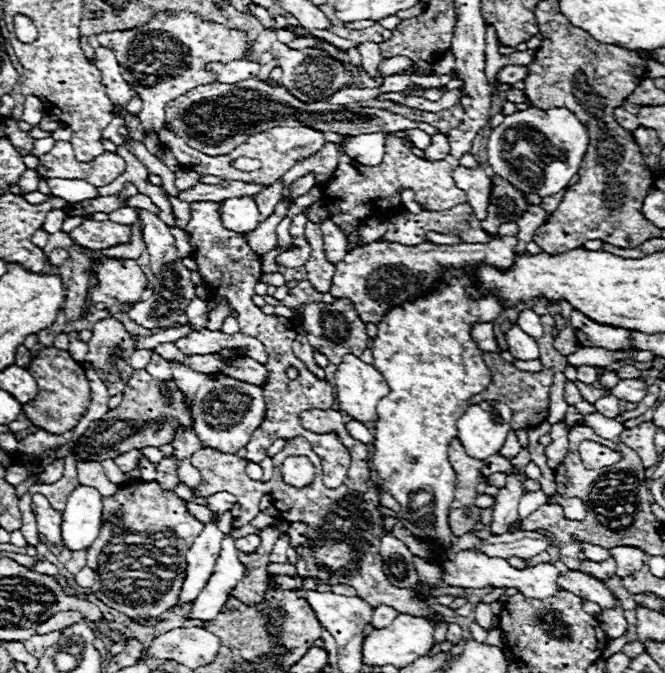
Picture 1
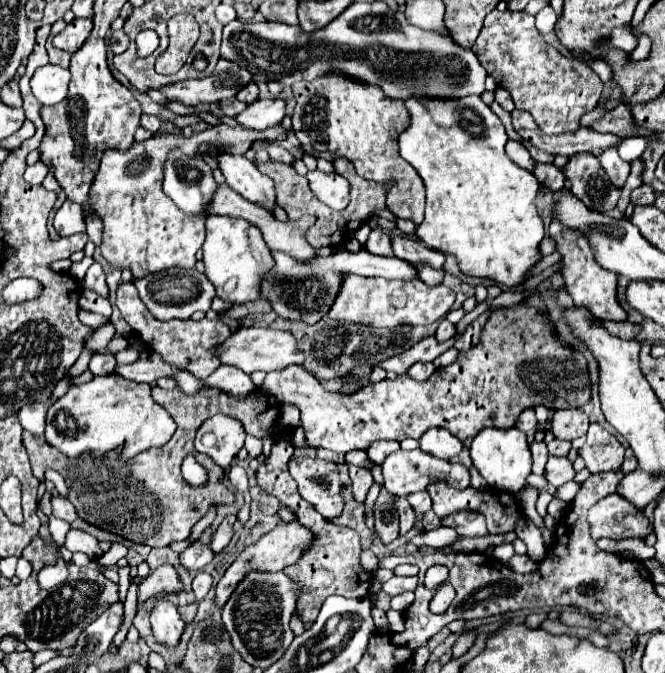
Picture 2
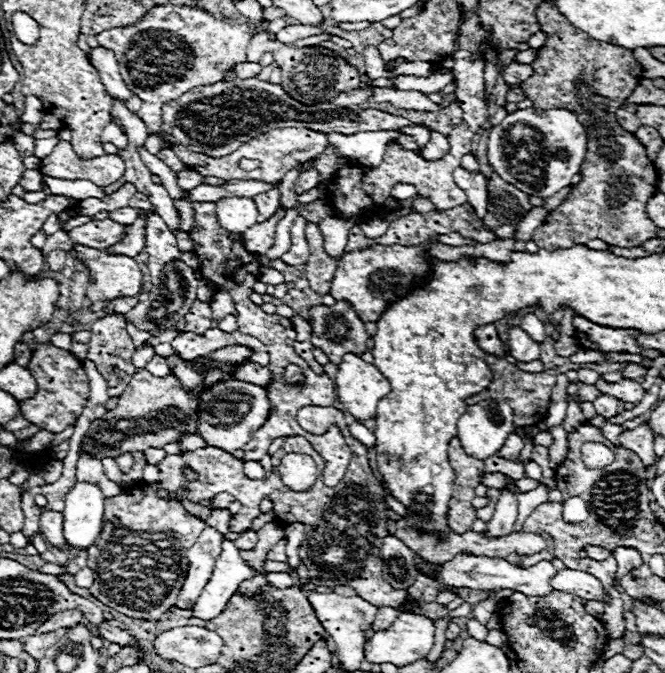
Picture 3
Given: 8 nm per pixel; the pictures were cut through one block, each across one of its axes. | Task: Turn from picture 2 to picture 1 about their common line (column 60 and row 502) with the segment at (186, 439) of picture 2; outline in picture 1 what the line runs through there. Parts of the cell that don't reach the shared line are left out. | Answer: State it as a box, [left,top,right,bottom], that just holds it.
[448,438,484,536]

